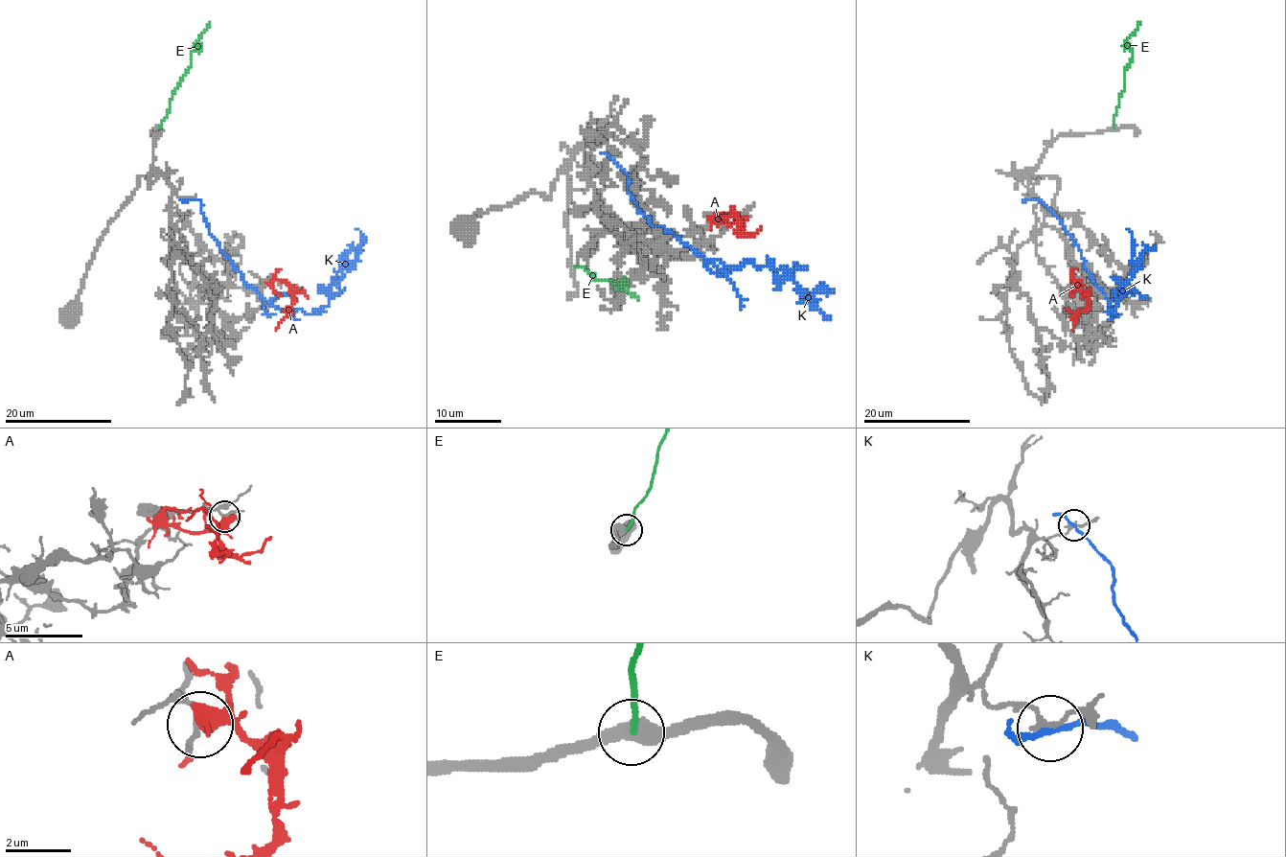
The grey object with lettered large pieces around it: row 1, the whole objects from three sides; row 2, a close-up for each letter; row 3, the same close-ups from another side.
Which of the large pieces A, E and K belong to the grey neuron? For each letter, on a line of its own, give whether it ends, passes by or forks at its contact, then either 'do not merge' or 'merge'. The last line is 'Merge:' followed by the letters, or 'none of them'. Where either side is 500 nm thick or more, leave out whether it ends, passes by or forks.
A: it forks | do not merge
E: it ends | do not merge
K: it passes by | do not merge
Merge: none of them

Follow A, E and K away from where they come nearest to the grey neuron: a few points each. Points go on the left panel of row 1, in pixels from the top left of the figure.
A: (292, 289), (293, 303), (275, 331)
E: (159, 128), (170, 98), (190, 64), (191, 51), (210, 22)
K: (189, 200), (201, 203), (241, 279), (286, 312), (317, 313), (328, 304), (341, 269), (356, 259), (356, 228)

